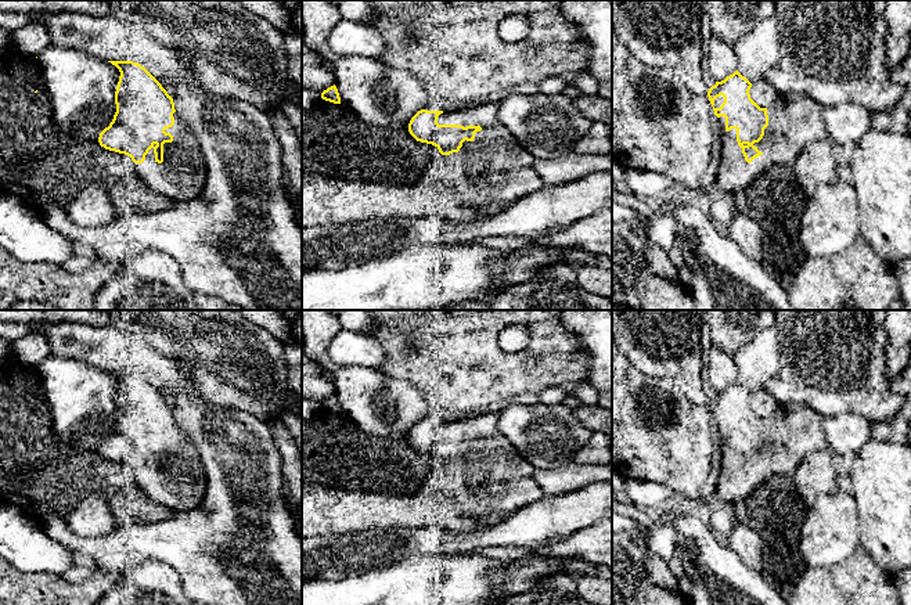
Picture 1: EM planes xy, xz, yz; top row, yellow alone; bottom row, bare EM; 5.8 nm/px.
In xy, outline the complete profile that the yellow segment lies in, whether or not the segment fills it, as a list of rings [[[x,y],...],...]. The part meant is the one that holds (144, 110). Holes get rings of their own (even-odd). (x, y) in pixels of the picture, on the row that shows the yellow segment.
[[[108,61],[119,72],[115,91],[116,112],[98,137],[101,147],[132,158],[140,179],[172,202],[188,201],[201,194],[206,183],[206,165],[194,134],[174,109],[173,98],[140,64]]]

